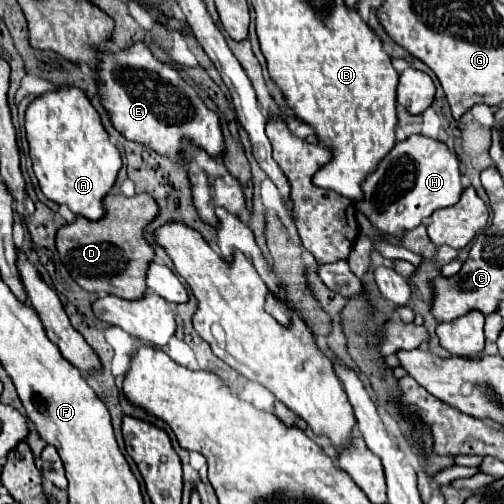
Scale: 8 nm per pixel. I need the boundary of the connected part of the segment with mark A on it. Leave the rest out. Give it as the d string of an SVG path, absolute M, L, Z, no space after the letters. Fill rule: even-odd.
M61 86L37 96L25 110L25 132L41 192L57 204L67 204L77 216L99 220L103 216L101 200L115 184L121 156L109 142L101 116L85 92L73 86Z

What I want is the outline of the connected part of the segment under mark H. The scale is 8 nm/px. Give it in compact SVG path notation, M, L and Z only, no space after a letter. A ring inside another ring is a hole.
M413 134L381 160L377 170L363 182L365 200L357 208L385 234L385 238L401 238L405 230L417 228L437 208L453 206L463 192L459 156L441 140L425 134Z

